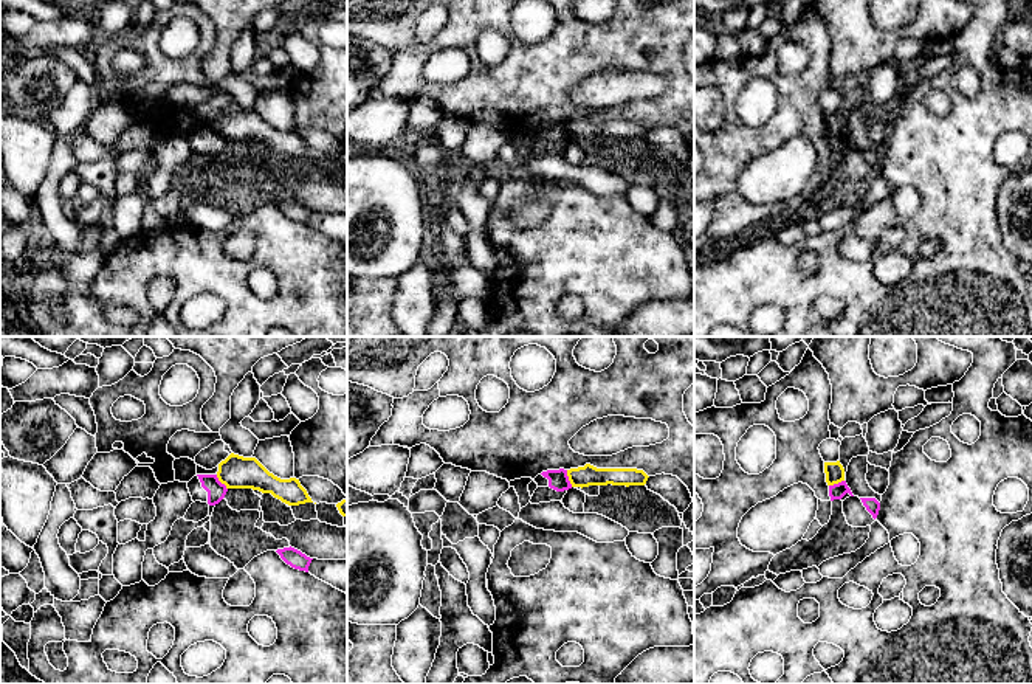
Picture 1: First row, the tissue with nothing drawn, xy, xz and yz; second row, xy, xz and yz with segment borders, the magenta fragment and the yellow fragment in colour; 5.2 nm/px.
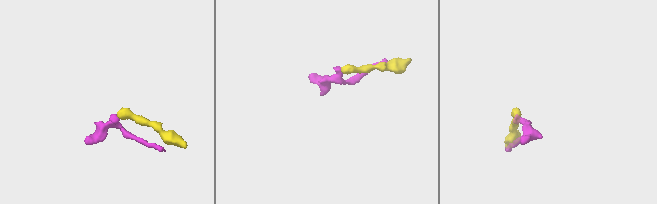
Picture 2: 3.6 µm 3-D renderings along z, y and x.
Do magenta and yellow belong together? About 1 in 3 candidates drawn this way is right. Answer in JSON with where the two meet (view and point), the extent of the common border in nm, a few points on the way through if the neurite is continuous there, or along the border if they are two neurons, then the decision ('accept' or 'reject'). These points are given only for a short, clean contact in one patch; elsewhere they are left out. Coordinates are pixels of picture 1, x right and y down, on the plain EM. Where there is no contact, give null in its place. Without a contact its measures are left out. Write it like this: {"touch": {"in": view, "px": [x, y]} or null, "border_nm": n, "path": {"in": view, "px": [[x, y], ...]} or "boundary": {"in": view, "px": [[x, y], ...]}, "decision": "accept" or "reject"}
{"touch": {"in": "xz", "px": [567, 131]}, "border_nm": 90, "boundary": {"in": "xz", "px": [[566, 123], [572, 138]]}, "decision": "reject"}

